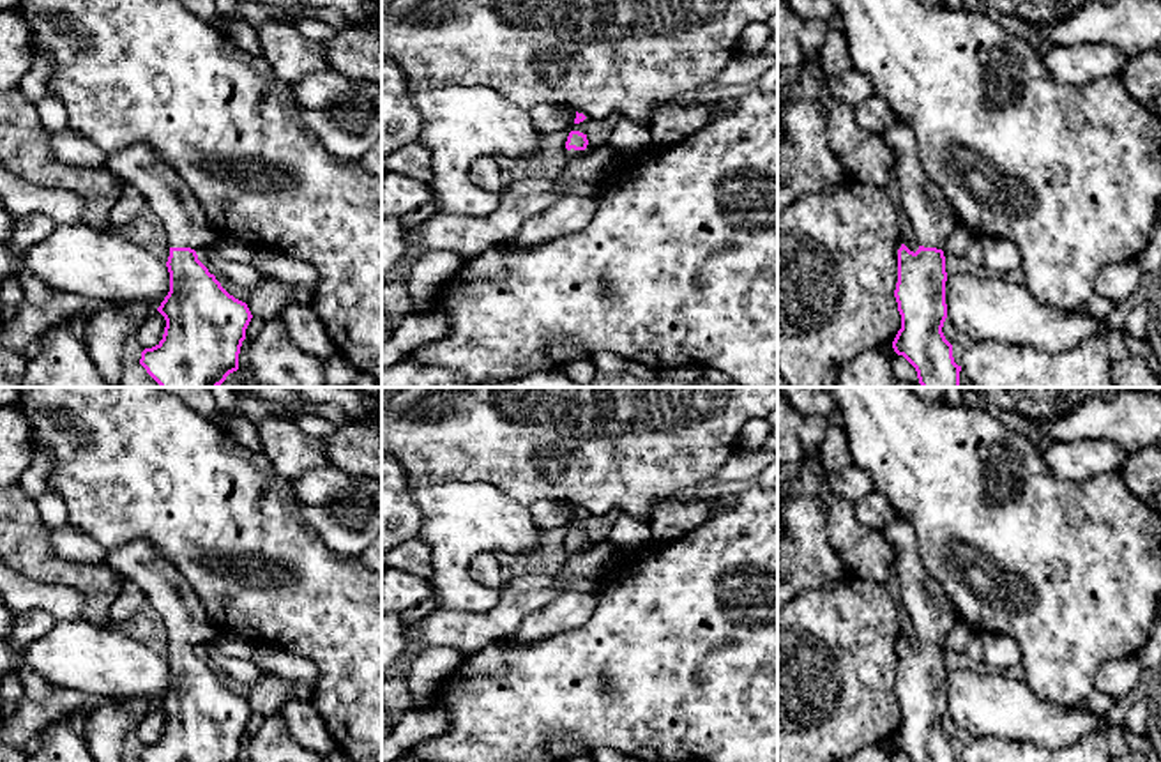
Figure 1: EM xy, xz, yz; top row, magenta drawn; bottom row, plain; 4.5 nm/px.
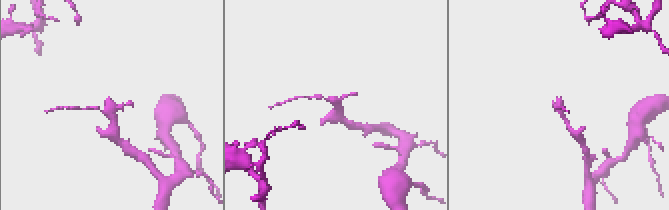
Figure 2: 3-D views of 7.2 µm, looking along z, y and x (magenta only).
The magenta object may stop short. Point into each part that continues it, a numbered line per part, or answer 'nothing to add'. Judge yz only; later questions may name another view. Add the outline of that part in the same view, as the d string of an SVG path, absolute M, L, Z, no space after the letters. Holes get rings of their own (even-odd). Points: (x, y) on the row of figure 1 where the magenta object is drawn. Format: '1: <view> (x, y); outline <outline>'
1: yz (932, 218); outline M898 120L882 138L894 156L894 179L917 244L942 249L958 223L944 193L924 173L914 131Z

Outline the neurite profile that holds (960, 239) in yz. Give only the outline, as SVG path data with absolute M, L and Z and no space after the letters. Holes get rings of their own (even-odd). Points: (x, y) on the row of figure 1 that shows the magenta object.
M956 225L954 230L951 232L949 239L945 240L942 251L945 258L951 256L965 256L968 246L977 240L979 235L968 232L965 226Z

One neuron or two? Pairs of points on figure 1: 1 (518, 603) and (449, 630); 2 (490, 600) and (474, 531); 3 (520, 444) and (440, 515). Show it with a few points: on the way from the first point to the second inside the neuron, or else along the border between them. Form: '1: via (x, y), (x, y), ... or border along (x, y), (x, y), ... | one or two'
1: via (500, 621), (493, 626), (467, 630) | one
2: via (470, 589), (460, 579), (460, 550) | one
3: border along (435, 481), (481, 480), (492, 483), (515, 501) | two

